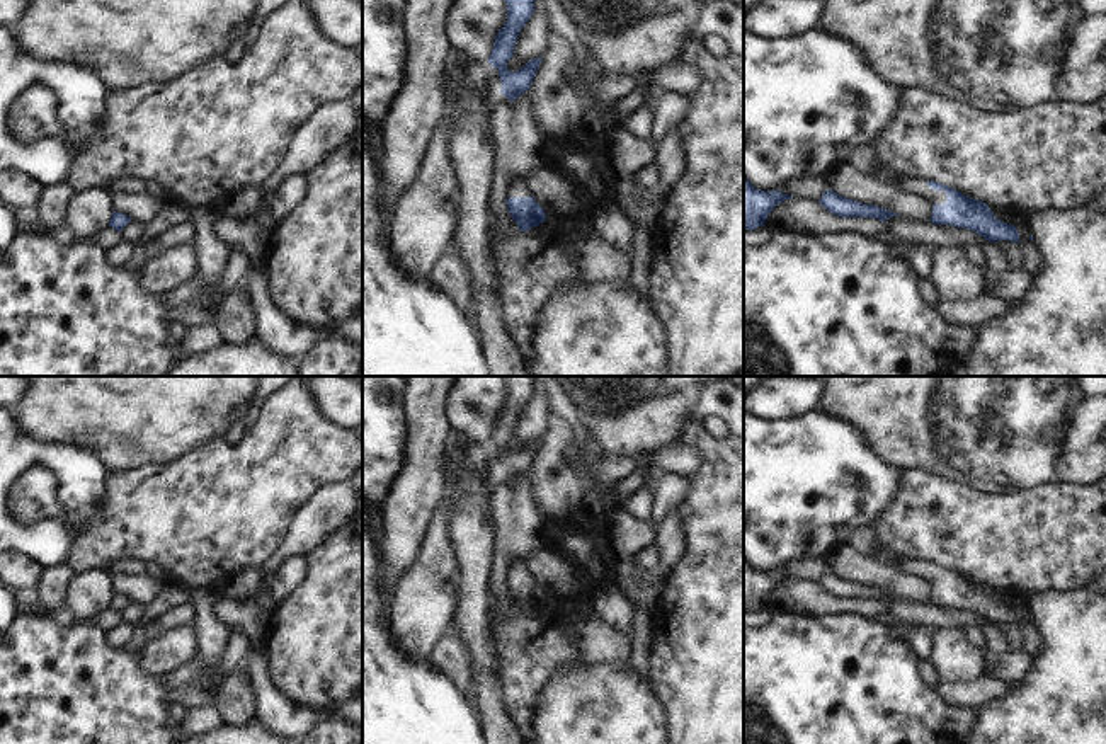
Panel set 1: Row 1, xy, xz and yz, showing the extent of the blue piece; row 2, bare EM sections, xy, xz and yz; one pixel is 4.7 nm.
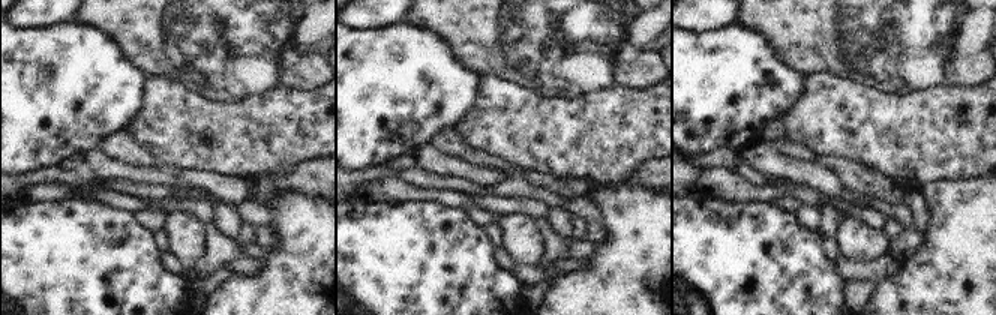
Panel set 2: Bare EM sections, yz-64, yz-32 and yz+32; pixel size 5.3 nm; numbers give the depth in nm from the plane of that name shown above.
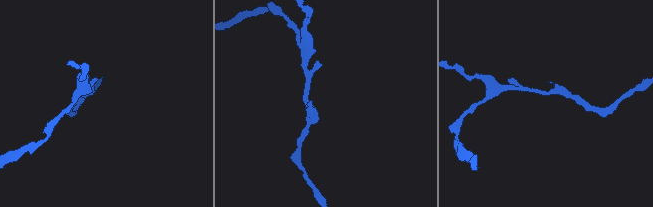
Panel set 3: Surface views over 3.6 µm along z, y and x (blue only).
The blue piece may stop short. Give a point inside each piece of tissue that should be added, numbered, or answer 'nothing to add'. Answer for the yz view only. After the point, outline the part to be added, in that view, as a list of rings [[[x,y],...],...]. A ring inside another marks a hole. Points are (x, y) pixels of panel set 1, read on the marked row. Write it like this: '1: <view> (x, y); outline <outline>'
1: yz (917, 186); outline [[[900,175],[898,187],[902,187],[904,191],[907,191],[910,194],[917,194],[917,196],[931,201],[932,204],[944,204],[946,203],[946,192],[931,189],[927,186],[927,180],[924,180],[921,177]]]

